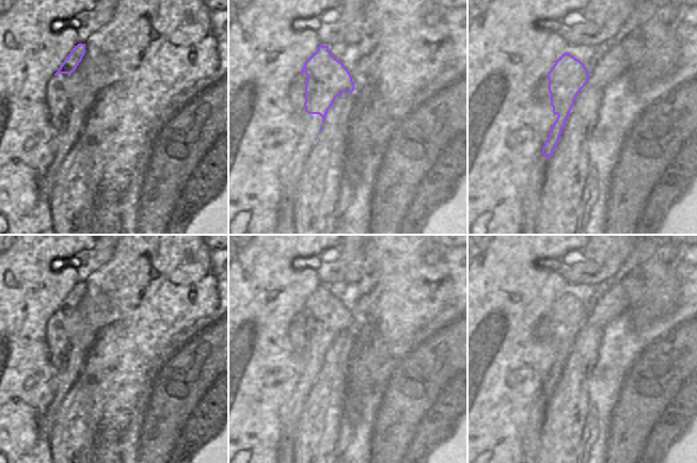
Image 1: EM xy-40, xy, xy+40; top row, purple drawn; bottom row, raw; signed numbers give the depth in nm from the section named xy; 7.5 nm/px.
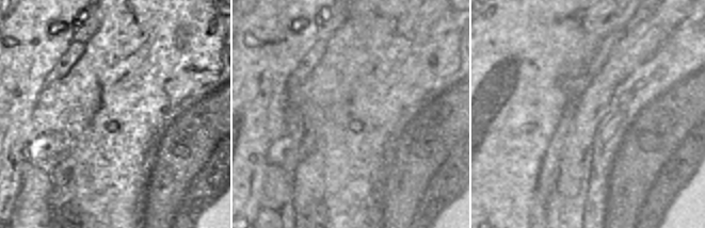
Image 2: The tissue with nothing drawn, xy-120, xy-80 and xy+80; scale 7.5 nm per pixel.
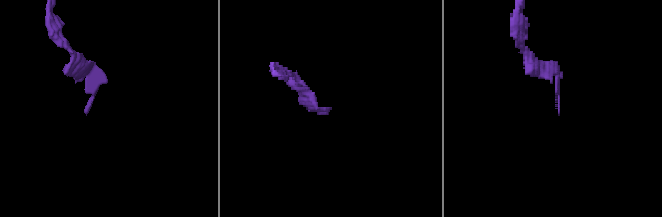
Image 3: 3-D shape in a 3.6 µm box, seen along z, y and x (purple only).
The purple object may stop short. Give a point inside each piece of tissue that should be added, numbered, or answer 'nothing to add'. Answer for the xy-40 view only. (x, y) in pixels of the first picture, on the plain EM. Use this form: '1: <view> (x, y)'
1: xy-40 (67, 347)

